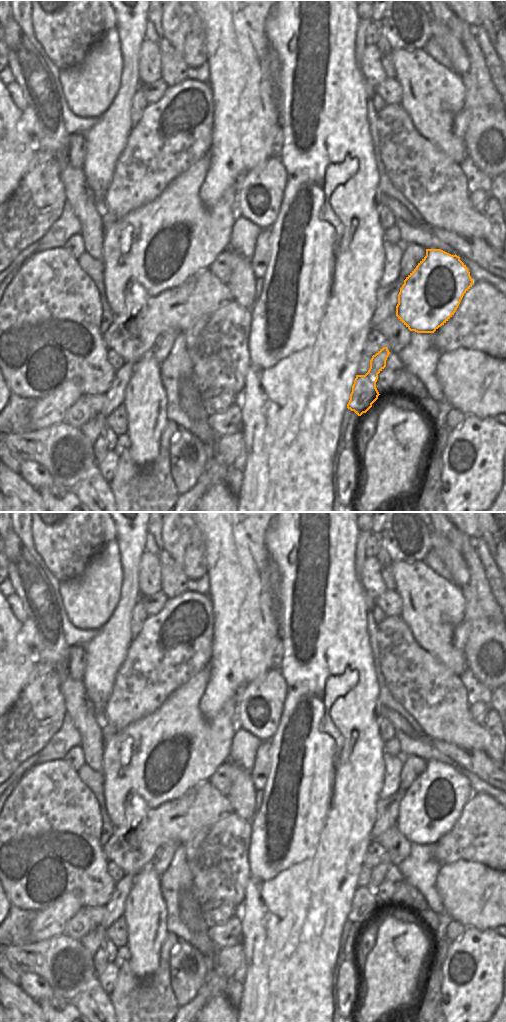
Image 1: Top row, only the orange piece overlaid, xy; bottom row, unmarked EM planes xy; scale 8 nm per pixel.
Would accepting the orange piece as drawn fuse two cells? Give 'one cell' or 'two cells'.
two cells

